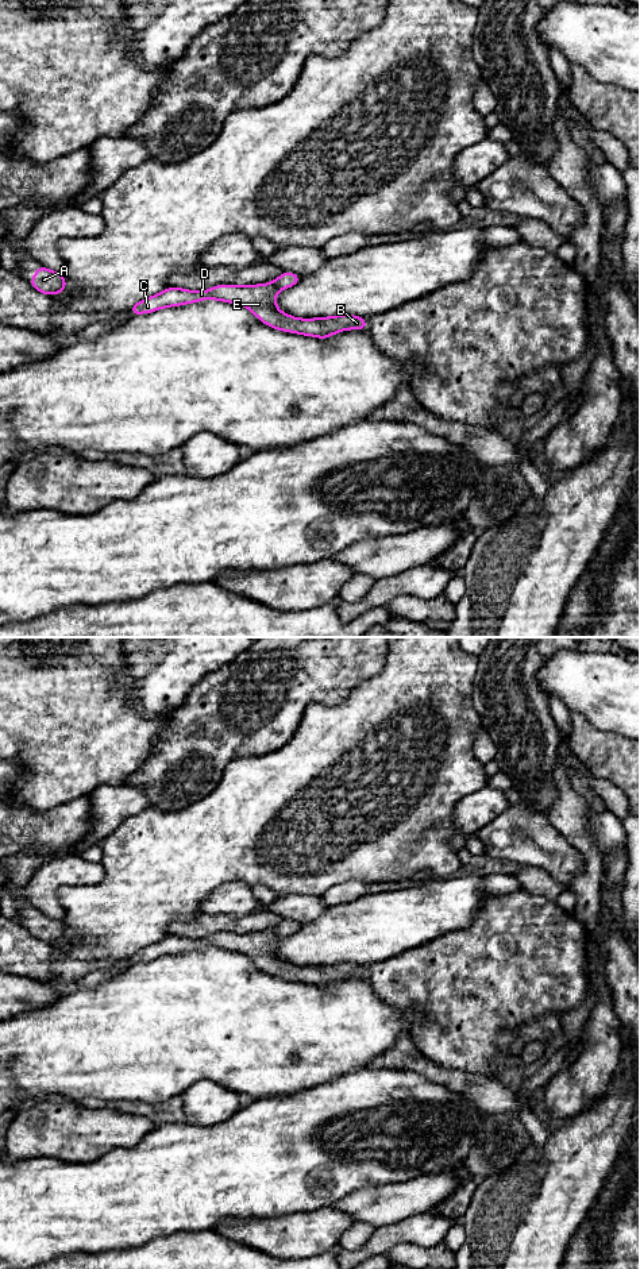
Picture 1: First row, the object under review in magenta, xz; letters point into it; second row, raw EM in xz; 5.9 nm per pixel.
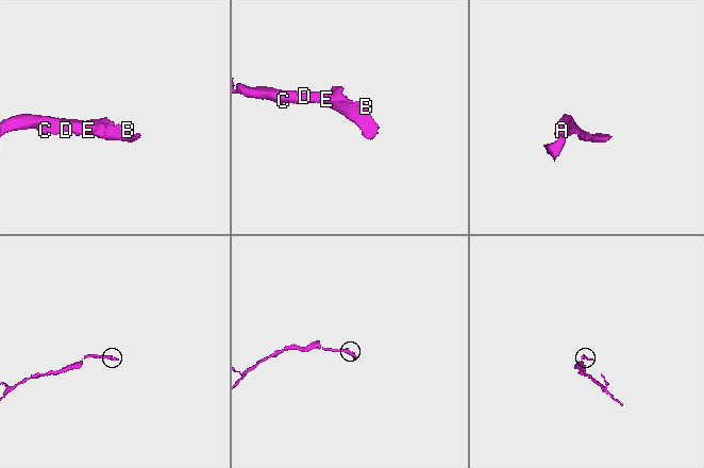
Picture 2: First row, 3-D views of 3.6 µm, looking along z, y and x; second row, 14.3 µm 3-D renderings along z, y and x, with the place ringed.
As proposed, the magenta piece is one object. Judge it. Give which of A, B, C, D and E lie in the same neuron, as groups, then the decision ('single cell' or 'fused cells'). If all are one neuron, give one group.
A B C D E; single cell

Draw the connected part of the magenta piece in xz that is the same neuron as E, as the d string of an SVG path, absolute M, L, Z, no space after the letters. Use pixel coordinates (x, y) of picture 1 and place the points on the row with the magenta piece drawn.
M296 273L282 274L270 284L235 286L217 285L204 292L167 288L162 293L136 302L130 315L142 315L161 308L192 304L203 300L219 300L248 308L263 324L278 331L327 339L344 329L366 329L367 320L352 315L339 315L320 319L296 319L281 312L275 305L278 292L294 286L301 277Z

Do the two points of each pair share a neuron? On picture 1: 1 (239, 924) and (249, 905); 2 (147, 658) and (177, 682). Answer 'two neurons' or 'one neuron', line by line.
1: two neurons
2: one neuron

